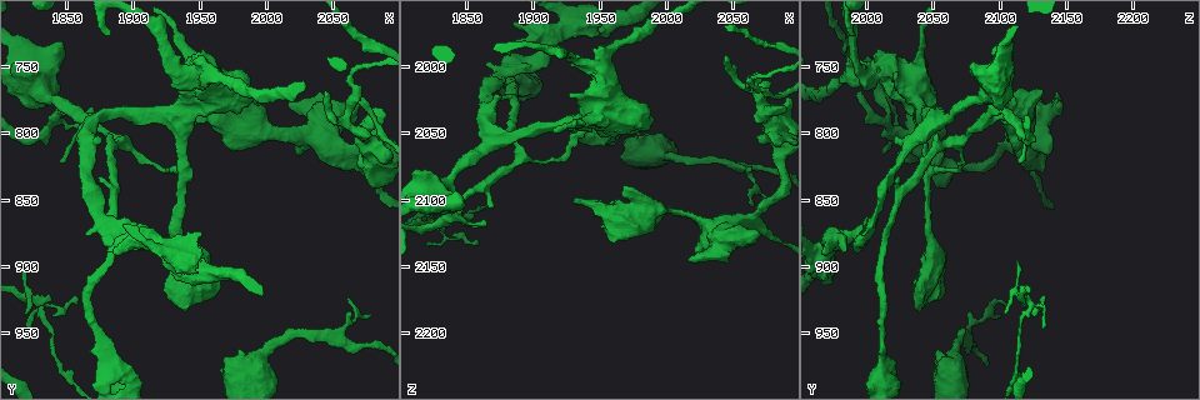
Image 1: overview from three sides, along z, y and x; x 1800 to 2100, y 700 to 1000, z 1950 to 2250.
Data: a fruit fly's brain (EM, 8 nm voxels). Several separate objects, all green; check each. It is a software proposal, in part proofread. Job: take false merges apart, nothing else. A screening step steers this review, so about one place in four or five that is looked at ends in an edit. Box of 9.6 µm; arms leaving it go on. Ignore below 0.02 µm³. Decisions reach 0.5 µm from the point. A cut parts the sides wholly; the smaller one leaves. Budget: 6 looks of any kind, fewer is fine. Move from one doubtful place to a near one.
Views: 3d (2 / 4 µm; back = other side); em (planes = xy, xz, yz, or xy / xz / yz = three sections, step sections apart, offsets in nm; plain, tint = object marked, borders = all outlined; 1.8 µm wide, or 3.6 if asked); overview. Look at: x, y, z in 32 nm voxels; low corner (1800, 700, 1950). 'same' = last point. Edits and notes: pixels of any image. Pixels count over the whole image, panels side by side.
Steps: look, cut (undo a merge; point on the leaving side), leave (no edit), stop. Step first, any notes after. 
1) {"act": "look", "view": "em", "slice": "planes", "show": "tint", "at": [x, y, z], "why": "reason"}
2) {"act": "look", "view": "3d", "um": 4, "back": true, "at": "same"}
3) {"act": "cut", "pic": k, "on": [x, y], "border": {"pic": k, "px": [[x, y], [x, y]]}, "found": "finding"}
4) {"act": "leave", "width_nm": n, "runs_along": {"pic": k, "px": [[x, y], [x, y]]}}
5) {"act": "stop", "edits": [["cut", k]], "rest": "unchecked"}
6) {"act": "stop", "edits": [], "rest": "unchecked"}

{"act": "look", "view": "em", "slice": "yz", "step": 16, "show": "plain", "at": [2064, 752, 2008]}

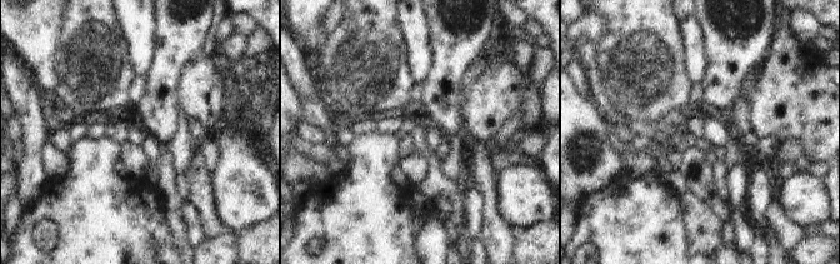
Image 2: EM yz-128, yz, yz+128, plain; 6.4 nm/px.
{"act": "look", "view": "em", "slice": "yz", "step": 16, "show": "tint", "at": "same"}

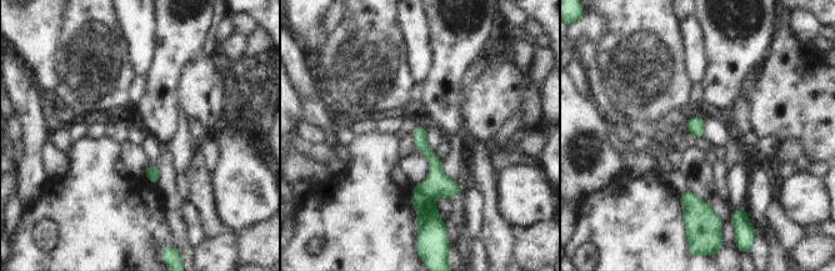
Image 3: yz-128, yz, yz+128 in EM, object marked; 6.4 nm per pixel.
{"act": "cut", "pic": 3, "on": [436, 185], "part_leaving": {"pic": 3, "px": [[419, 130], [435, 179], [450, 195]]}, "found": "two neurons meet here"}

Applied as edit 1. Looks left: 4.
{"act": "look", "view": "overview", "why": "redraw"}

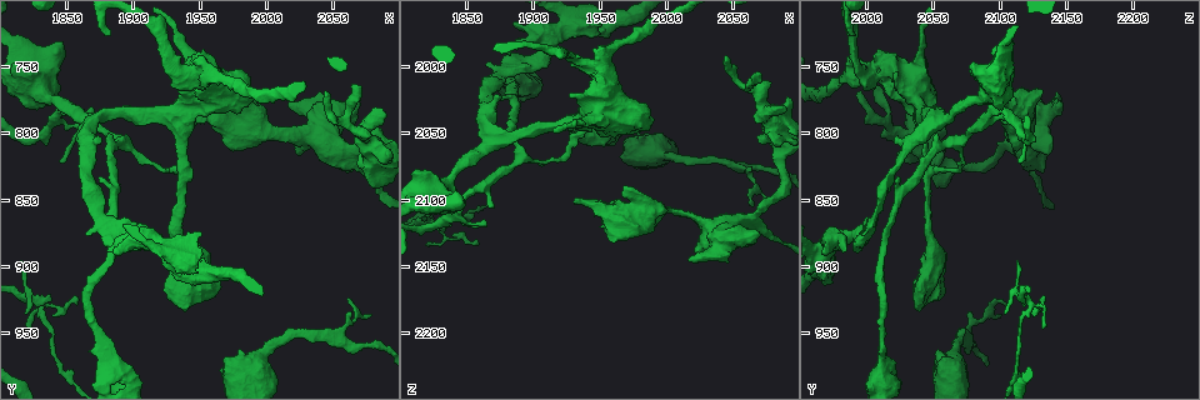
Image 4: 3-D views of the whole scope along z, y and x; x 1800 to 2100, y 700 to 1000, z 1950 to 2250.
{"act": "look", "view": "3d", "um": 4, "back": true, "at": [2010, 800, 2110], "why": "narrows sharply"}

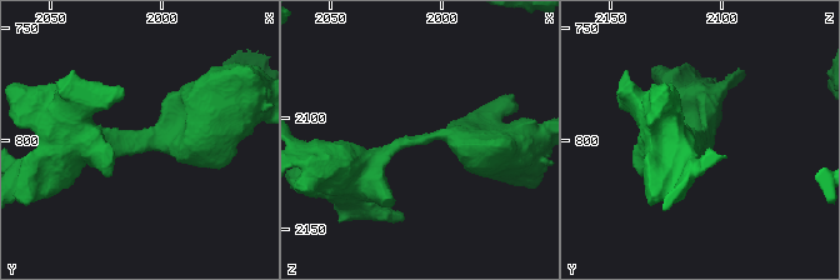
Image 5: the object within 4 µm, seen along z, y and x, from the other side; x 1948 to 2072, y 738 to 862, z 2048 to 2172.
{"act": "look", "view": "em", "slice": "planes", "show": "tint", "at": [2013, 801, 2109]}

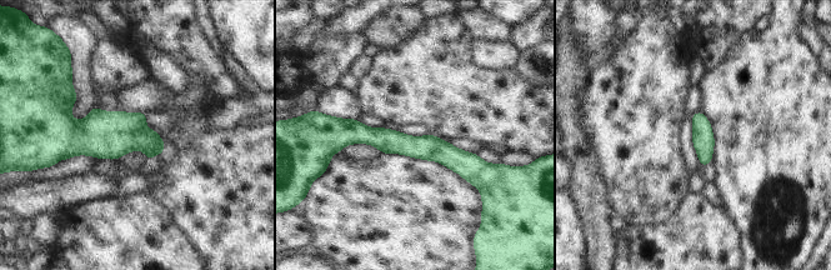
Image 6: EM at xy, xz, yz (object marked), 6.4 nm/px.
{"act": "leave", "runs_along": {"pic": 6, "px": [[340, 133], [485, 165]]}, "found": "all the same neuron"}

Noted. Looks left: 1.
{"act": "stop", "edits": [["cut", 3]], "rest": "unchecked"}

